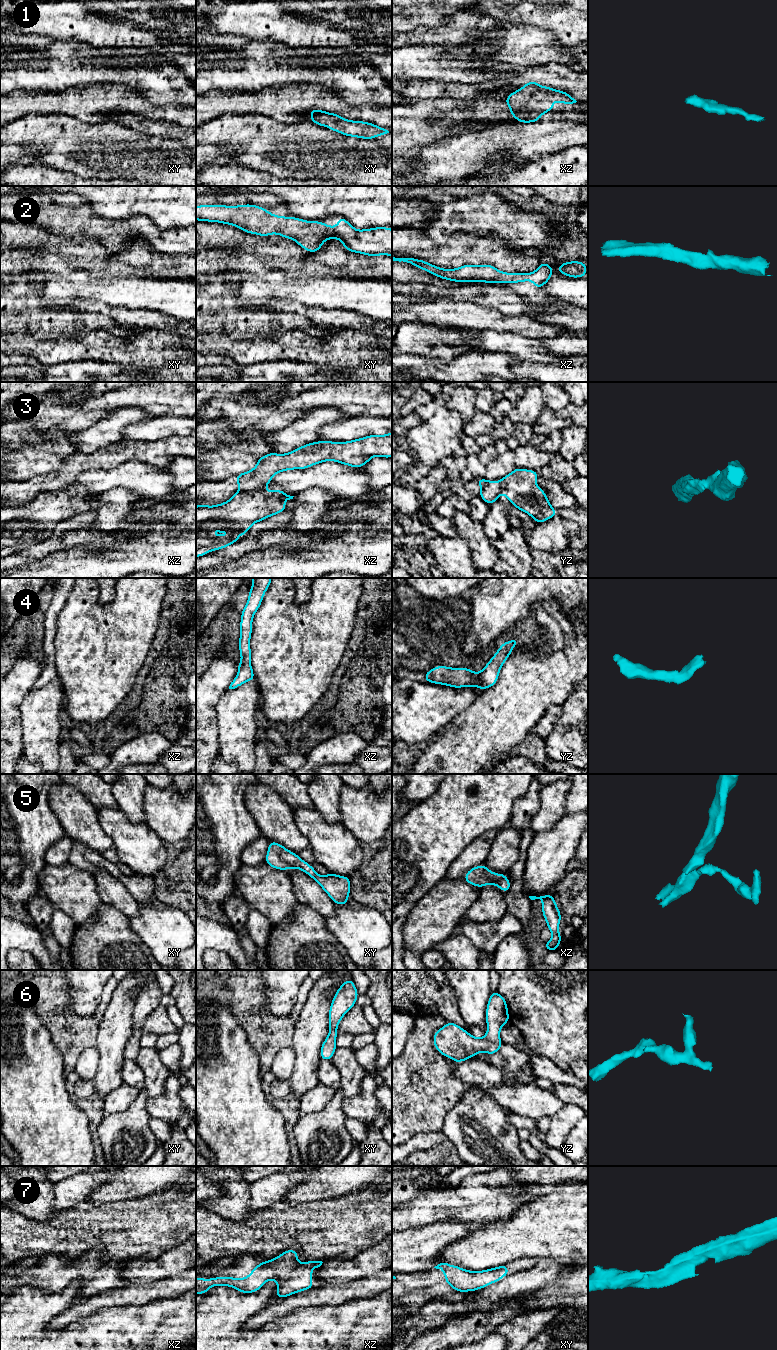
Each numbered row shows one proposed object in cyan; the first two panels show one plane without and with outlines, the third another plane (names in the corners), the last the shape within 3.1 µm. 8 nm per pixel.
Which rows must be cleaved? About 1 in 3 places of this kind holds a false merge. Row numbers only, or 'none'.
3

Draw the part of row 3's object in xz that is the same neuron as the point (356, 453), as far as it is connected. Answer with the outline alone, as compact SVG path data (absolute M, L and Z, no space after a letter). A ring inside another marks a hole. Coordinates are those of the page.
M392 432L347 442L316 441L285 454L271 452L258 458L252 470L237 474L236 482L243 491L263 489L279 472L303 470L326 461L361 468L375 456L392 457Z

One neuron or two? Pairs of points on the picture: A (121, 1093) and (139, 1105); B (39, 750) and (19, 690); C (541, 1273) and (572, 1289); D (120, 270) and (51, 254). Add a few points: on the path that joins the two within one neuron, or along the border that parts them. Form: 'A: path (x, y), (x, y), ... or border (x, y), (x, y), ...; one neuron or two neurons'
A: border (140, 1089), (136, 1099), (125, 1110), (114, 1114); two neurons
B: border (32, 688), (20, 705), (22, 724); two neurons
C: border (576, 1271), (550, 1280), (534, 1291); two neurons
D: path (103, 265), (89, 253), (68, 253); one neuron

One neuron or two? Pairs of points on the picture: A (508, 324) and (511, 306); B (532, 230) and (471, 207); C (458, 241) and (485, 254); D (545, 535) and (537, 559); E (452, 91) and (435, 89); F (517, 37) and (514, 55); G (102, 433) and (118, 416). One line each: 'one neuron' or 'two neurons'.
A: two neurons
B: one neuron
C: one neuron
D: two neurons
E: one neuron
F: one neuron
G: one neuron

